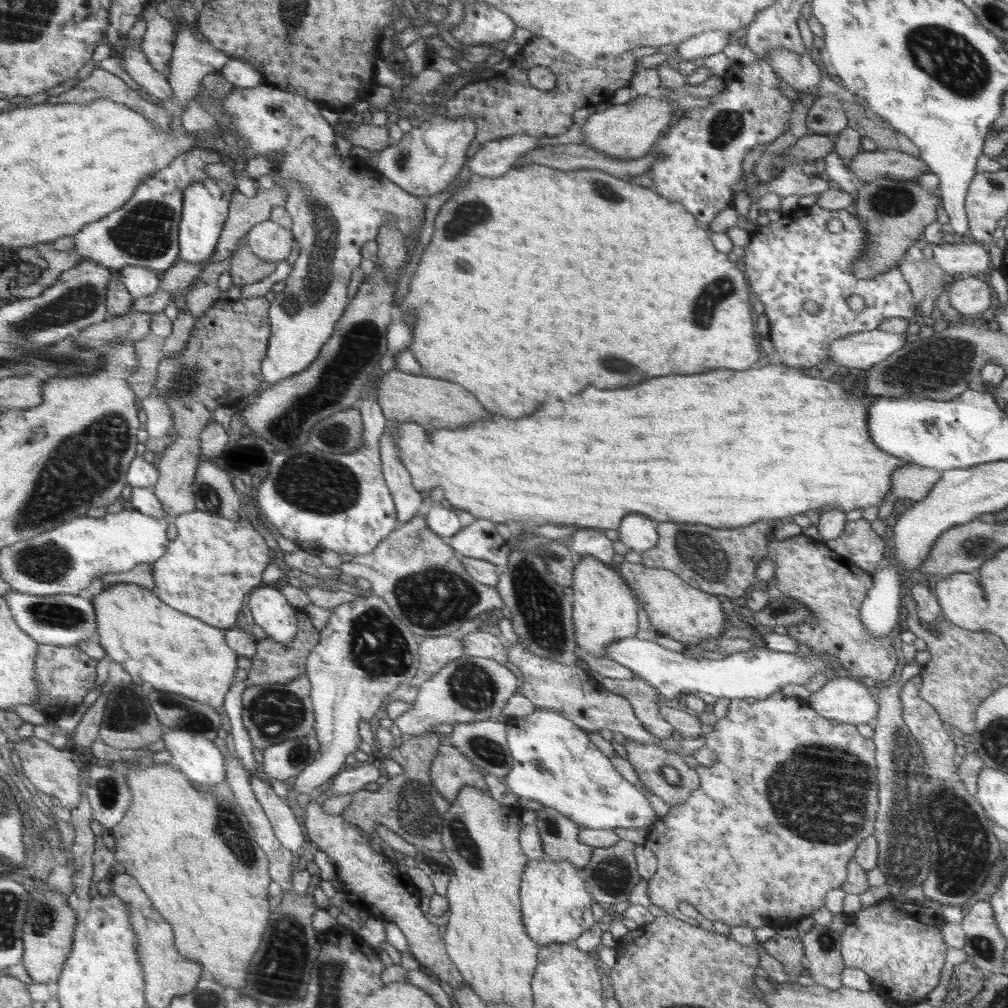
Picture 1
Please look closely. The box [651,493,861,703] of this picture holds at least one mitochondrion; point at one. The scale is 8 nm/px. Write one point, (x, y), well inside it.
(704, 556)

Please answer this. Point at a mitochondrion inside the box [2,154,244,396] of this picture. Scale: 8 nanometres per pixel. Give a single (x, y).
(75, 304)

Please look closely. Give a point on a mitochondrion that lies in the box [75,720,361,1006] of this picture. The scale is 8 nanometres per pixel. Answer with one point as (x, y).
(279, 974)

